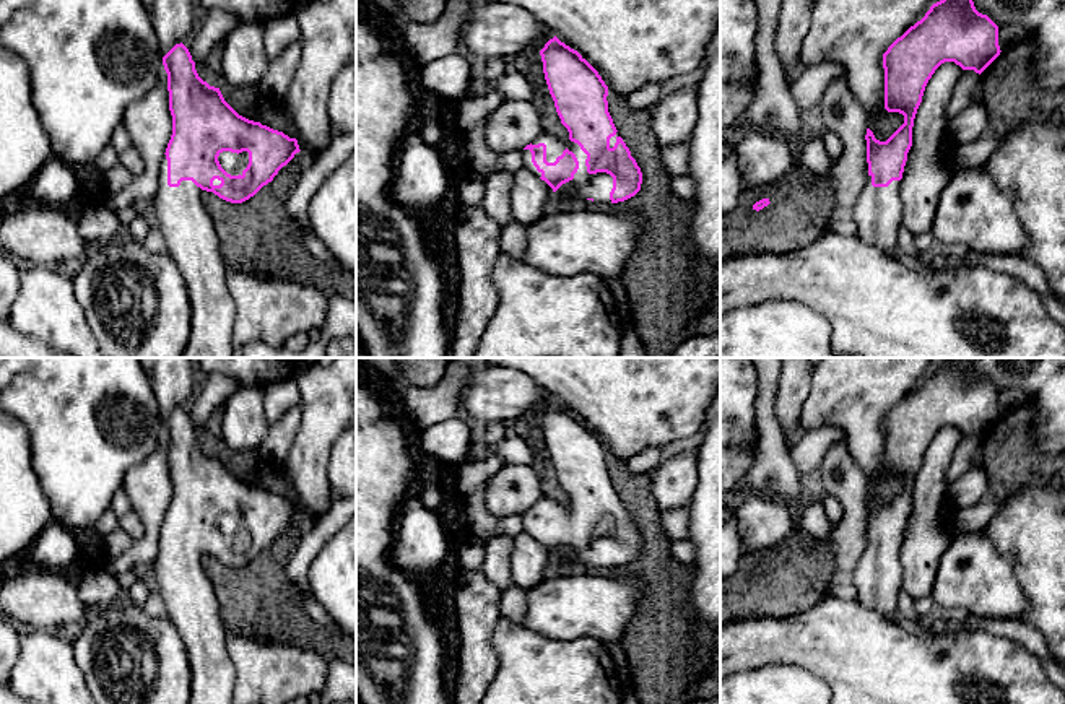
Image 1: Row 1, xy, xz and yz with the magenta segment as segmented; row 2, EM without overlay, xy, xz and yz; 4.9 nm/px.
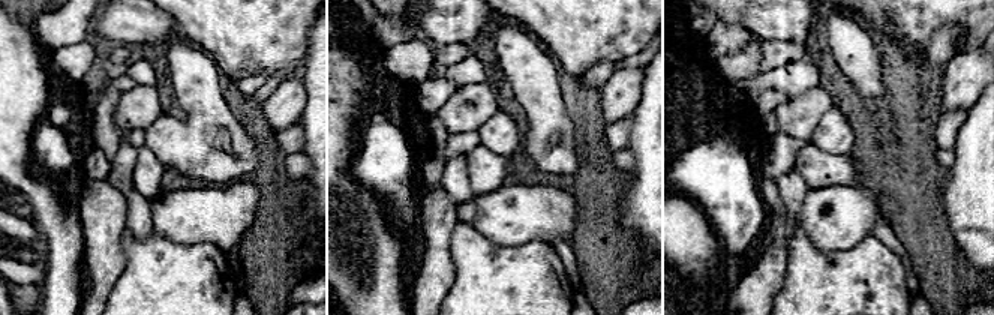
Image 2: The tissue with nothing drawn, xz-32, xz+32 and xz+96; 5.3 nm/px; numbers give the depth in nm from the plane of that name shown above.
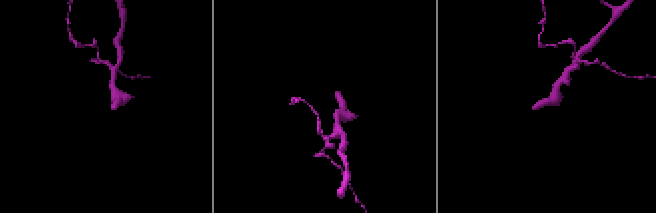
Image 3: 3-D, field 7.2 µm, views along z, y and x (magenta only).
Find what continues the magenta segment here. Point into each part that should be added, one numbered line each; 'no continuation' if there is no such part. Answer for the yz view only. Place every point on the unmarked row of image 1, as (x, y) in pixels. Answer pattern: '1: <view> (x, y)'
1: yz (877, 577)

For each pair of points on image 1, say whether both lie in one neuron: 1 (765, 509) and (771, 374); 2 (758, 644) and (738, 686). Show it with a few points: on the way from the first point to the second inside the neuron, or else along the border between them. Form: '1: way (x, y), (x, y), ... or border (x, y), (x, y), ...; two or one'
1: border (747, 488), (781, 498), (799, 509); two
2: border (784, 665), (760, 665), (737, 672); two

